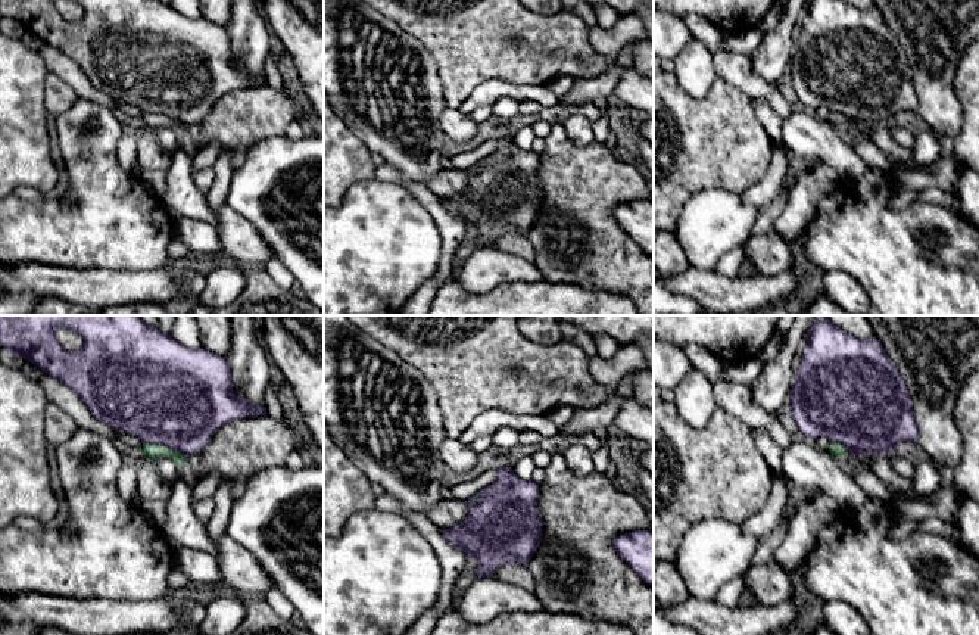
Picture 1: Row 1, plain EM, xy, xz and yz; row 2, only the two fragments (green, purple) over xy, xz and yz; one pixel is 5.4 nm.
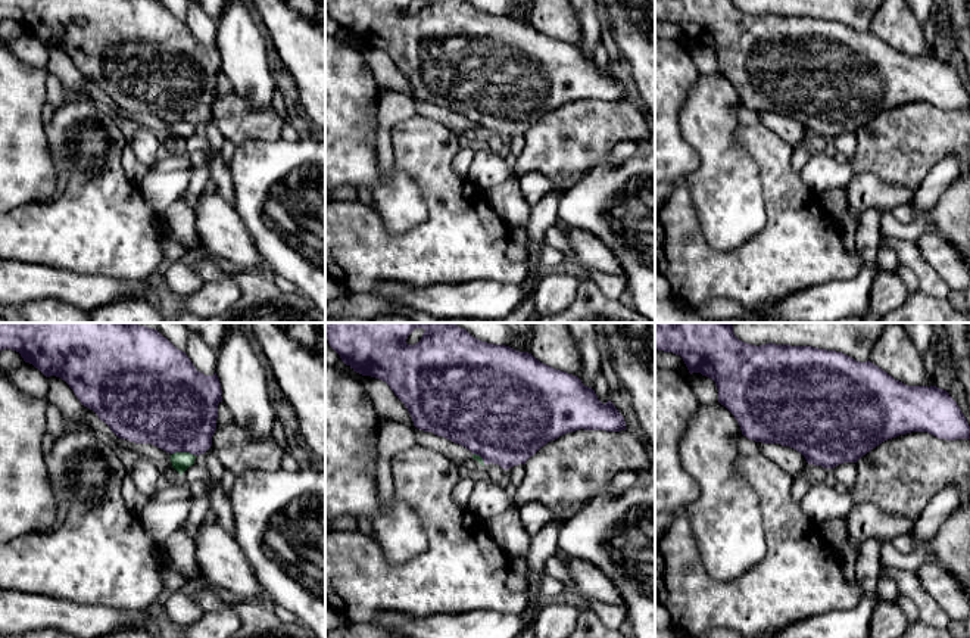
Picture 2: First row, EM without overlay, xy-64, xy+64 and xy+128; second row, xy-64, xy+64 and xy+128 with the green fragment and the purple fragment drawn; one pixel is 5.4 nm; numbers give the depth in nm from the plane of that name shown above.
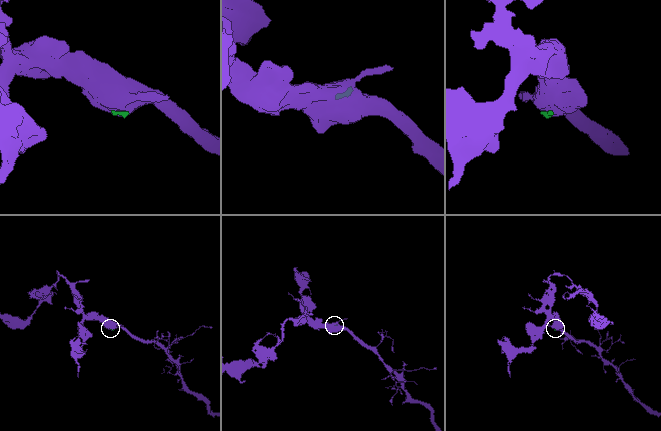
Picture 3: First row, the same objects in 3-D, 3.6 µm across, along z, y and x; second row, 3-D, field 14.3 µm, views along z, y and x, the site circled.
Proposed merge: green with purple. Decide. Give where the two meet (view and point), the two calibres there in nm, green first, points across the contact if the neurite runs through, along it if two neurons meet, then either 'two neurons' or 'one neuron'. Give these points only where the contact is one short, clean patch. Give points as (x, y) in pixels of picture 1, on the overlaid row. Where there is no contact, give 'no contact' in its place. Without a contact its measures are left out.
contact xy (165, 447); calibres 80 and 500 nm; border xy (145, 441), (167, 445), (186, 457); two neurons

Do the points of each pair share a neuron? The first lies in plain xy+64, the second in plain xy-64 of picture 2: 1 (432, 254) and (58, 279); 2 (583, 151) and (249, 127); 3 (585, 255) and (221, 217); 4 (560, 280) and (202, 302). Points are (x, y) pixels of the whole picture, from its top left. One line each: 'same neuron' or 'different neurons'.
1: different neurons
2: same neuron
3: same neuron
4: same neuron

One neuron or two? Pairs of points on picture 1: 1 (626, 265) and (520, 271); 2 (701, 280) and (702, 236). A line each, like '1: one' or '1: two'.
1: two
2: two

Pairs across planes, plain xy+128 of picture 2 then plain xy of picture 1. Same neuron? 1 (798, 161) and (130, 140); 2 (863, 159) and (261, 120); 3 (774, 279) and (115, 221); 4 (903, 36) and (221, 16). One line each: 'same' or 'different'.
1: same
2: same
3: same
4: same

